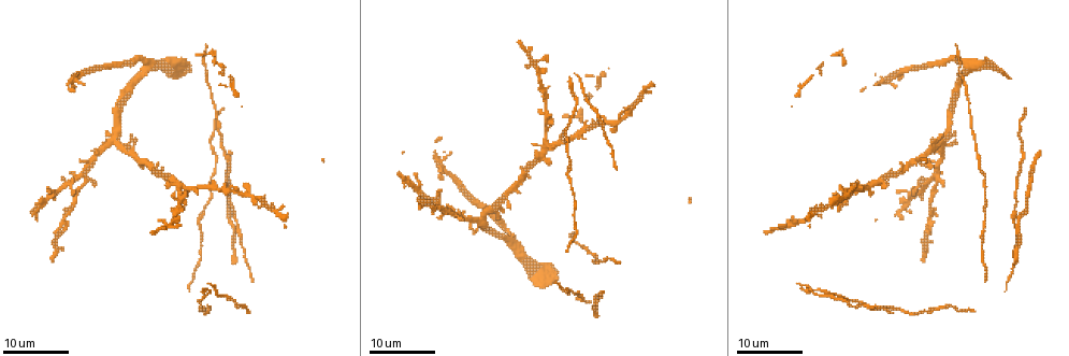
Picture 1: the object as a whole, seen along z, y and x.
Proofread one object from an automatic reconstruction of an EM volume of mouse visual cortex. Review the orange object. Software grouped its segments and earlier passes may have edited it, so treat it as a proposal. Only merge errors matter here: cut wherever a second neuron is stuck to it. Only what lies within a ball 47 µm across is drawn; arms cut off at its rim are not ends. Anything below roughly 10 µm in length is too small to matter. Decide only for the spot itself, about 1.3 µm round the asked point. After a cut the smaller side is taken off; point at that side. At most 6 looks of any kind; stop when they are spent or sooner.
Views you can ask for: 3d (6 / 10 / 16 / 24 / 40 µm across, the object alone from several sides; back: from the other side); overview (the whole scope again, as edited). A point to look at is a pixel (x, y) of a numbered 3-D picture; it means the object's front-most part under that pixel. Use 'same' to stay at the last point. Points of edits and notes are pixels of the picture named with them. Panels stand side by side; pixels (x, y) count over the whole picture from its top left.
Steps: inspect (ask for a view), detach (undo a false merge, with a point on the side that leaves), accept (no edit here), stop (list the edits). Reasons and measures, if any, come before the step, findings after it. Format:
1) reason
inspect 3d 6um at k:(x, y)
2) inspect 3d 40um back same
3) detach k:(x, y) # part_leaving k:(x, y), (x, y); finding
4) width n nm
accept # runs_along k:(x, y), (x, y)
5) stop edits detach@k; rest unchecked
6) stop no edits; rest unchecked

branch point
inspect 3d 16um at 1:(183, 189)

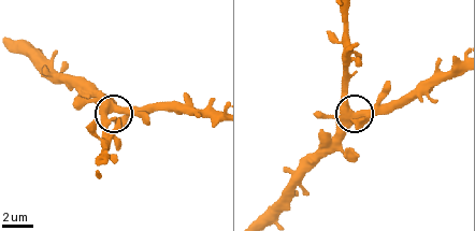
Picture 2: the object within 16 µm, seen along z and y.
inspect 3d 6um at 2:(355, 112)

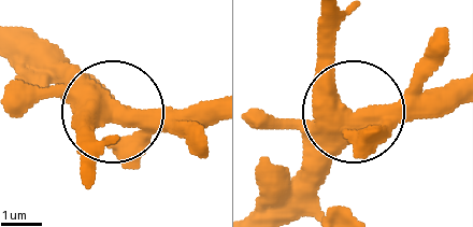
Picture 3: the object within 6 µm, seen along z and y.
width 490 nm
accept # all the same neuron

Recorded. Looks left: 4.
side arm on a straight run
inspect 3d 24um at 1:(583, 129)

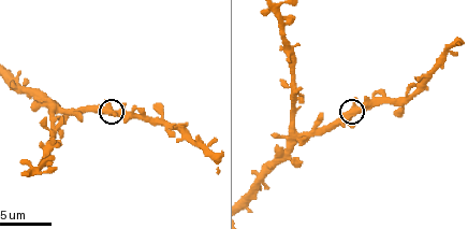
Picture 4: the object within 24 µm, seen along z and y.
closer look
inspect 3d 6um at 4:(354, 113)

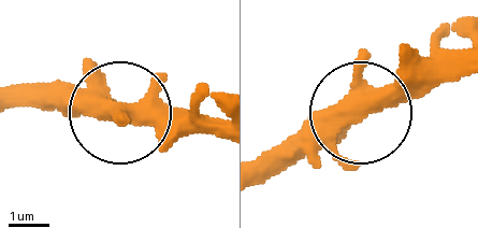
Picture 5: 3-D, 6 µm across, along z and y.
accept # runs_along 5:(260, 182), (393, 103), (442, 55); one neuron here

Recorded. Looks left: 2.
looks like a crossing
inspect 3d 24um at 1:(934, 176)

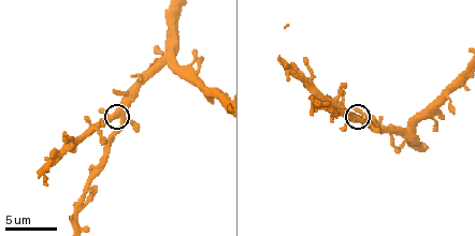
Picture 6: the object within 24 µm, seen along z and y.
zoom in
inspect 3d 6um at 6:(120, 115)

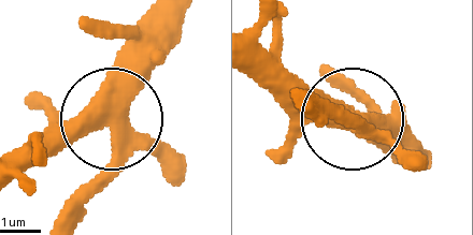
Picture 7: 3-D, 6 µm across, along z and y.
side_arm 15 um
accept # runs_along 7:(183, 24), (125, 106), (73, 119), (15, 164); continuous, no second neuron

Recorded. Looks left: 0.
stop no edits; rest unchecked

